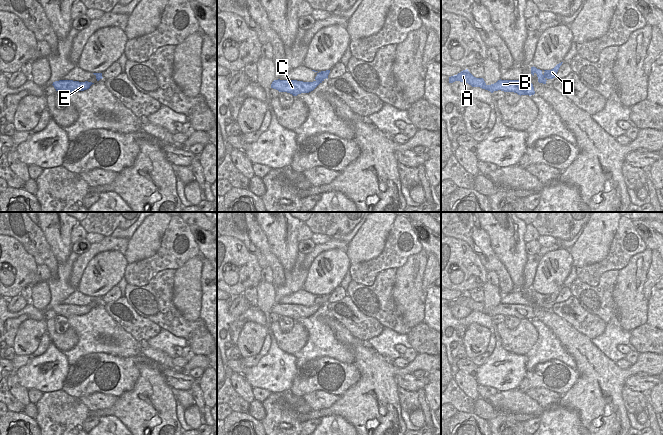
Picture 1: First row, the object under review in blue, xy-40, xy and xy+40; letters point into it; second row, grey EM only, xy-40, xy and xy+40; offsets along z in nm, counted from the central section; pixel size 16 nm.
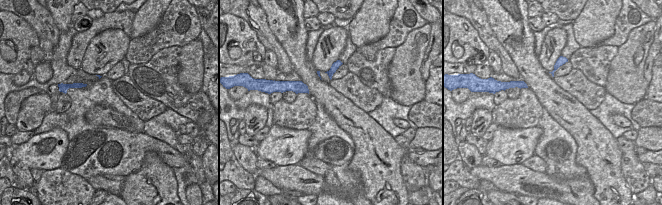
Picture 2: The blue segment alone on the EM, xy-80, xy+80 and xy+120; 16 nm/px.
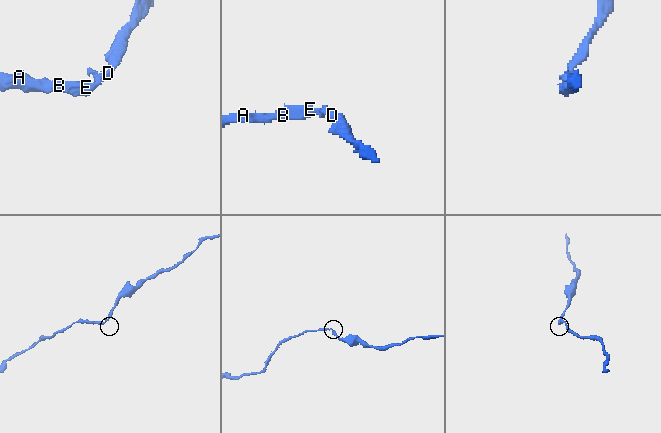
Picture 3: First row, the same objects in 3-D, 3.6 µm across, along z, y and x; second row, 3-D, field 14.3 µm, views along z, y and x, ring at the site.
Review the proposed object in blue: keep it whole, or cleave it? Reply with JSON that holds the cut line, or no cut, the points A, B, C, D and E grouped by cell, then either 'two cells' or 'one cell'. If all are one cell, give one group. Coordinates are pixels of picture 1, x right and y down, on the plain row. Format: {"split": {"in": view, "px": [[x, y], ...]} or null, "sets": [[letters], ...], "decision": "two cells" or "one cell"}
{"split": null, "sets": [["A", "B", "C", "D", "E"]], "decision": "one cell"}

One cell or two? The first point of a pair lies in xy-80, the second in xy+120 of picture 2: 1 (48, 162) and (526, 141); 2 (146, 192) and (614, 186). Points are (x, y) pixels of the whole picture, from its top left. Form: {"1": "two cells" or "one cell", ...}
{"1": "one cell", "2": "one cell"}

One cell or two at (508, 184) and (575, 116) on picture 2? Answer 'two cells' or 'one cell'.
two cells

